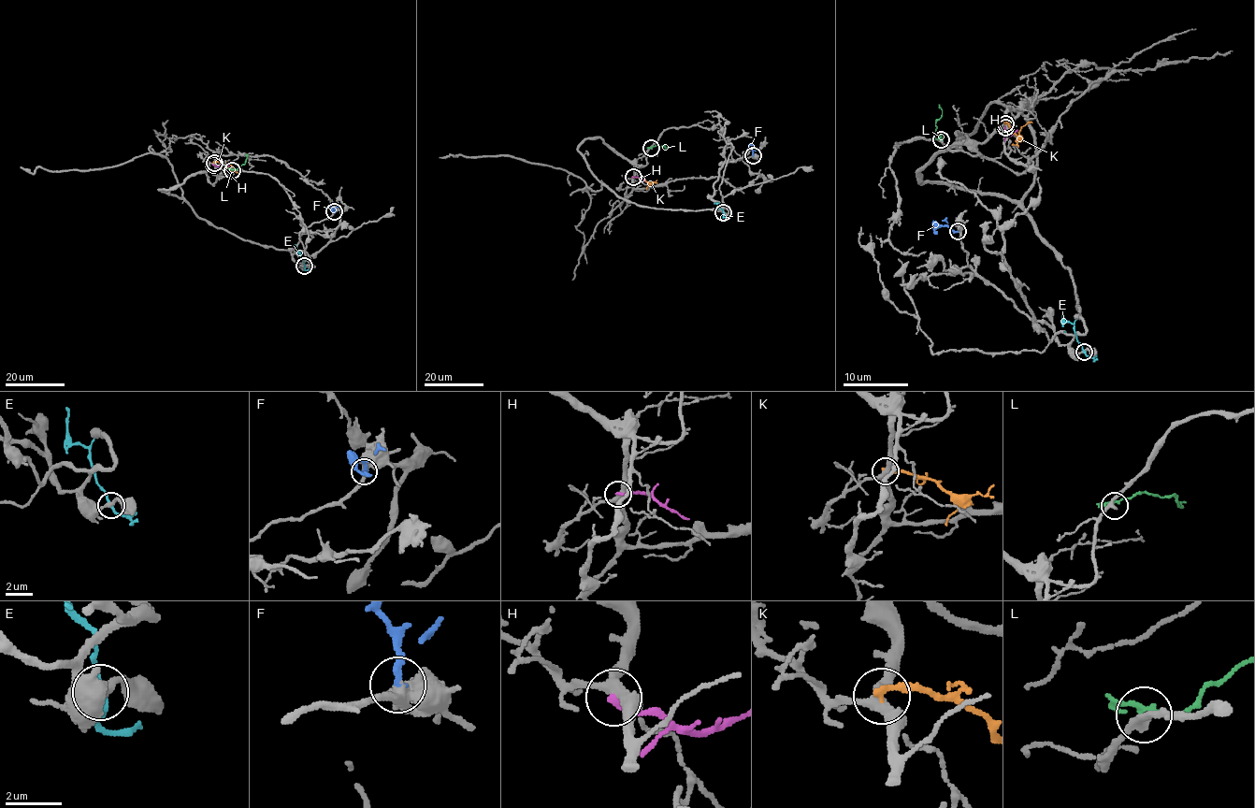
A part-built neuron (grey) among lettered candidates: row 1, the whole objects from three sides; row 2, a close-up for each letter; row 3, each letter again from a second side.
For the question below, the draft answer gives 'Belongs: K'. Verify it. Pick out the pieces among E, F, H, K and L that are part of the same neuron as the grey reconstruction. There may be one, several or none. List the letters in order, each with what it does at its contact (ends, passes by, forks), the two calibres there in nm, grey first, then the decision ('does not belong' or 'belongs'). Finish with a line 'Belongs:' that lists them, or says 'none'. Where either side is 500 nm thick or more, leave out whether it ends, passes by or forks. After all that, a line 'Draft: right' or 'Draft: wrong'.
E: it passes by | 260/200 nm | does not belong
F: it ends | 400/260 nm | belongs
H: it ends | 360/240 nm | does not belong
K: it ends | 360/240 nm | does not belong
L: it passes by | 280/150 nm | does not belong
Belongs: F
Draft: wrong

